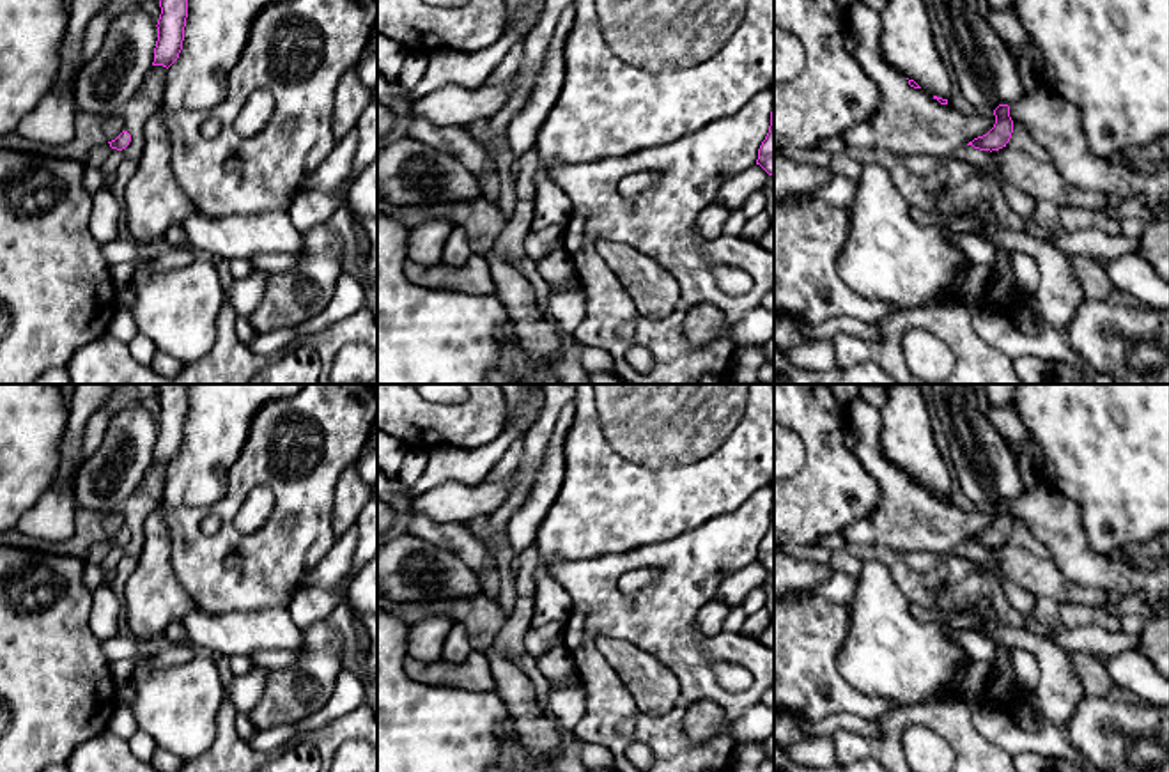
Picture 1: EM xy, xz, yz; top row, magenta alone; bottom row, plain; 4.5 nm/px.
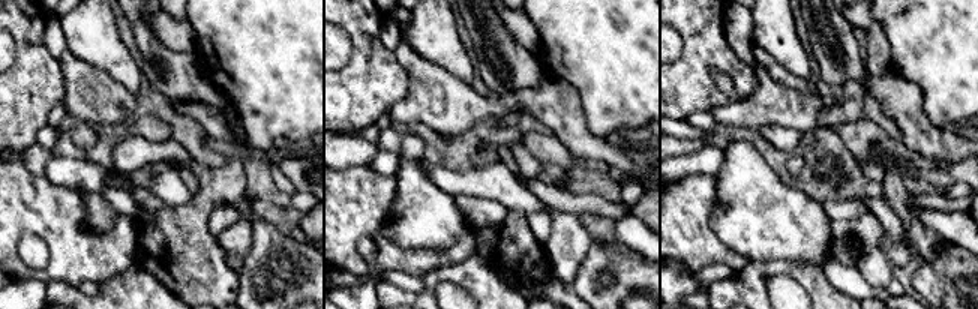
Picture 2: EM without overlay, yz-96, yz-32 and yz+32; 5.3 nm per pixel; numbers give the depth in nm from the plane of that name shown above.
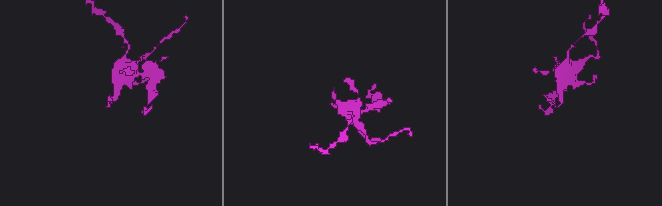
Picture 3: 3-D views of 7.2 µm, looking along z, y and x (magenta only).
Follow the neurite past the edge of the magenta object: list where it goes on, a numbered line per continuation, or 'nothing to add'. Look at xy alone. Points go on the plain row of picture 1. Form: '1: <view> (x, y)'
1: xy (98, 551)

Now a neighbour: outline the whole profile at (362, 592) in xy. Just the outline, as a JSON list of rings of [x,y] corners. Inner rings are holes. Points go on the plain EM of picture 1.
[[[377,554],[356,570],[347,586],[347,602],[377,616]]]

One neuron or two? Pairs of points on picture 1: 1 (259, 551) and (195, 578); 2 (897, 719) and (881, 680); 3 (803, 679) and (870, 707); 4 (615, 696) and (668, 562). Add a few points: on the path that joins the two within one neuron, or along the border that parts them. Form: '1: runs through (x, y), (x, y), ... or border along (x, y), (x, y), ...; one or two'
1: runs through (254, 571), (239, 585), (215, 585); one
2: border along (905, 703), (920, 705); two
3: runs through (819, 682), (829, 682), (845, 698), (854, 702); one
4: runs through (590, 657), (611, 615), (649, 601); one

